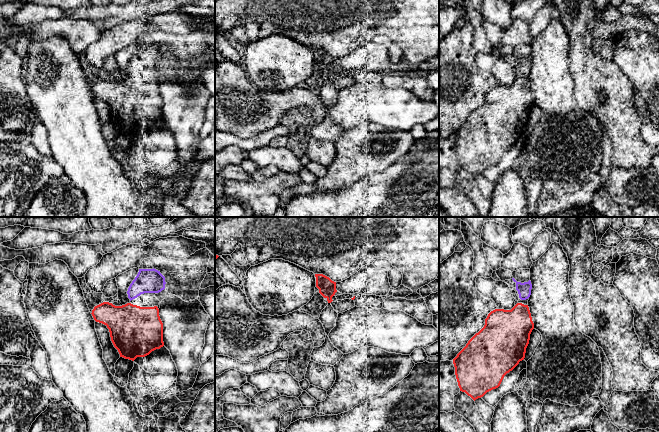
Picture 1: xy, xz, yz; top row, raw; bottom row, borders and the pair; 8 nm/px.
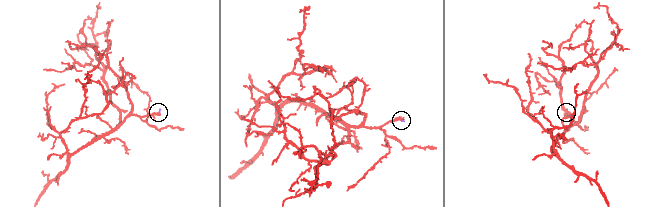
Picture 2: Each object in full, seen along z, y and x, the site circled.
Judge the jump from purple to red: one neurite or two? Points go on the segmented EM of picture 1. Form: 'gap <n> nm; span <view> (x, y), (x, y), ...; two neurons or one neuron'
gap 20 nm; span xy (130, 300), (130, 303); one neuron

